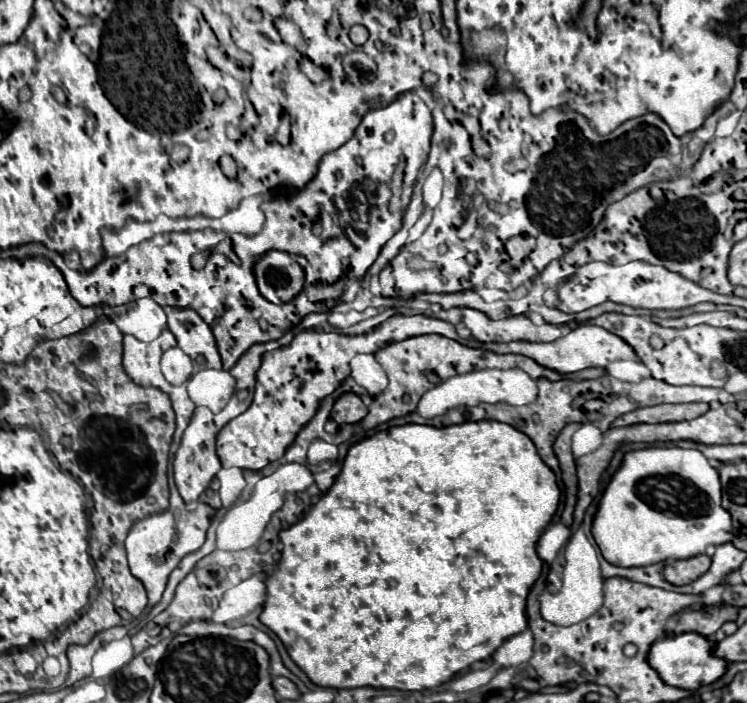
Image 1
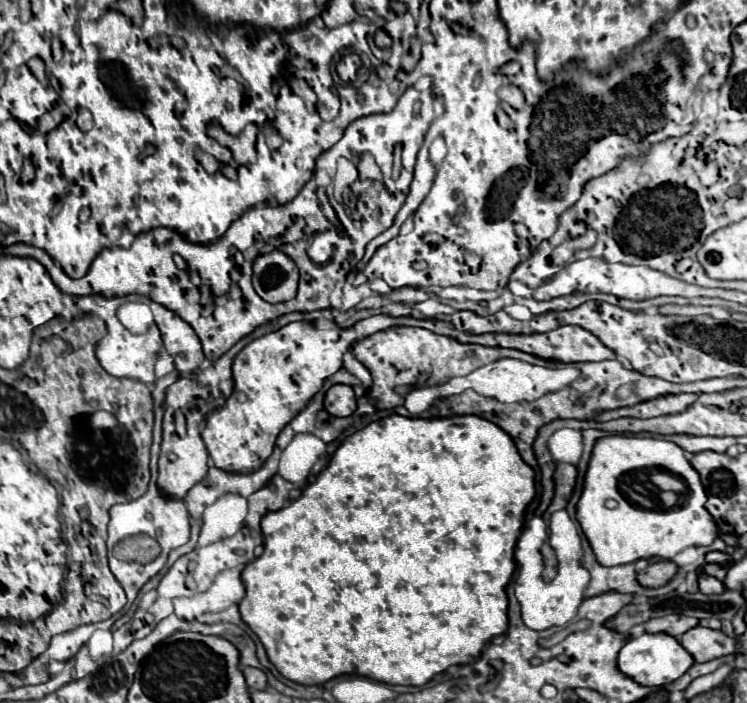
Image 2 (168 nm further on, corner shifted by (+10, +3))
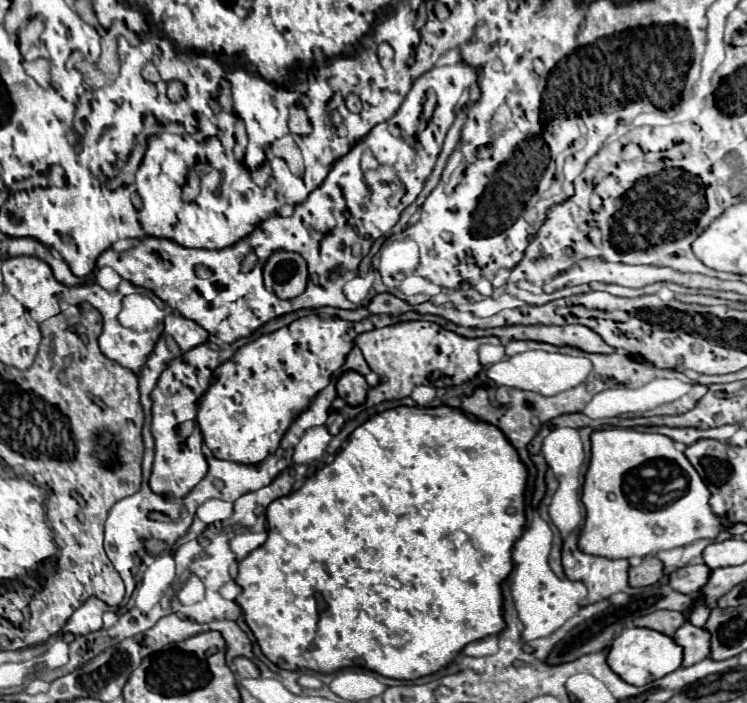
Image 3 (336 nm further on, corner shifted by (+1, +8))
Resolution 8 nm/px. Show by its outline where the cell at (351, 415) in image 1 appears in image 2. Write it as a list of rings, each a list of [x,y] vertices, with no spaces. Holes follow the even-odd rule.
[[[331,386],[325,394],[325,410],[333,416],[351,416],[355,412],[355,394],[351,386]]]

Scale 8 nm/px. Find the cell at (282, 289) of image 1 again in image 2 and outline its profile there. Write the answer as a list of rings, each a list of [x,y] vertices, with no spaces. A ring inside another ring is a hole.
[[[281,250],[257,256],[253,262],[253,288],[265,302],[285,302],[297,292],[299,270]]]

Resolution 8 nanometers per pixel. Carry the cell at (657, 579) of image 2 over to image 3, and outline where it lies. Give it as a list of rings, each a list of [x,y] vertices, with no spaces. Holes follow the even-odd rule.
[[[648,555],[642,559],[638,567],[628,569],[628,583],[630,587],[646,587],[654,585],[662,577],[662,561],[654,555]]]

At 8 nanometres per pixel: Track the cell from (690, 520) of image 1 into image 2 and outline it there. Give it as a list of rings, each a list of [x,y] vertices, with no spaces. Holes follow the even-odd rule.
[[[605,436],[597,440],[589,470],[585,474],[583,494],[577,502],[577,520],[599,564],[617,566],[635,562],[639,558],[671,560],[689,546],[709,546],[717,538],[715,520],[705,510],[707,494],[701,484],[699,472],[691,466],[683,452],[685,450],[677,444],[659,438]],[[643,468],[667,470],[681,478],[685,490],[679,492],[675,506],[663,508],[659,502],[655,504],[647,498],[645,484],[631,484],[631,474]],[[607,498],[617,500],[619,506],[609,510],[605,506]]]

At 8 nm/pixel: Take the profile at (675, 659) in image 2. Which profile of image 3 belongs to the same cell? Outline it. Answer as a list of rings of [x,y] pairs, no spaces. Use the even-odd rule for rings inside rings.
[[[626,627],[622,633],[610,643],[606,653],[606,663],[610,669],[630,685],[648,685],[672,671],[676,671],[682,663],[682,647],[678,647],[670,637],[650,631],[644,627]]]

